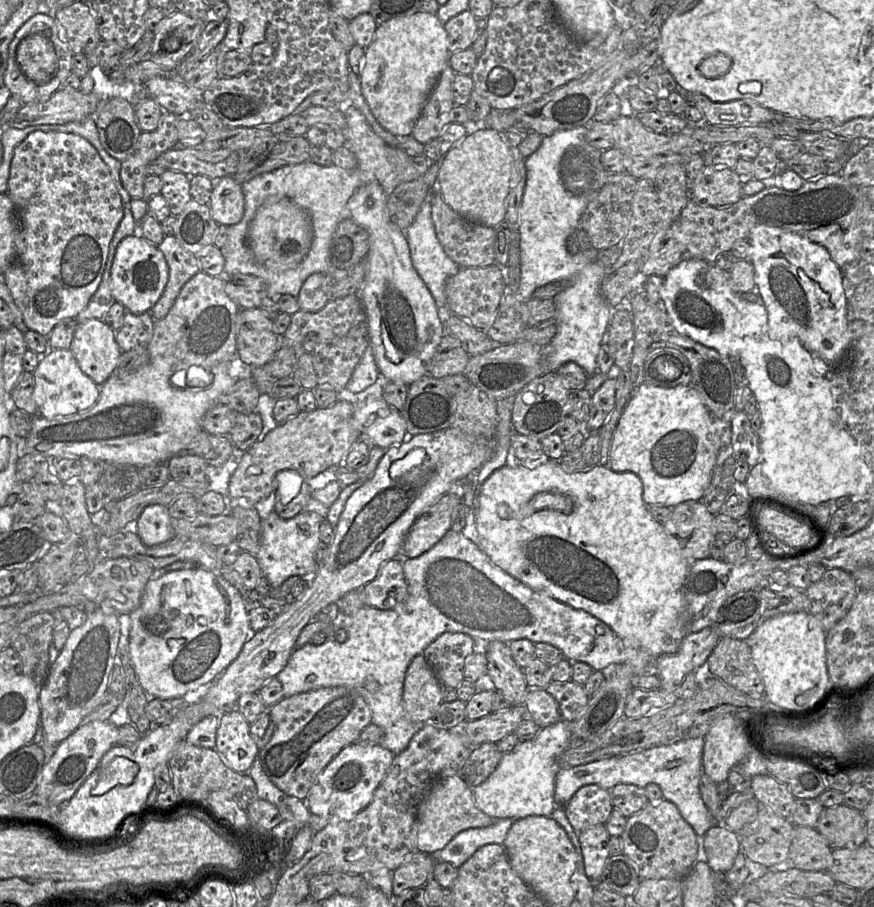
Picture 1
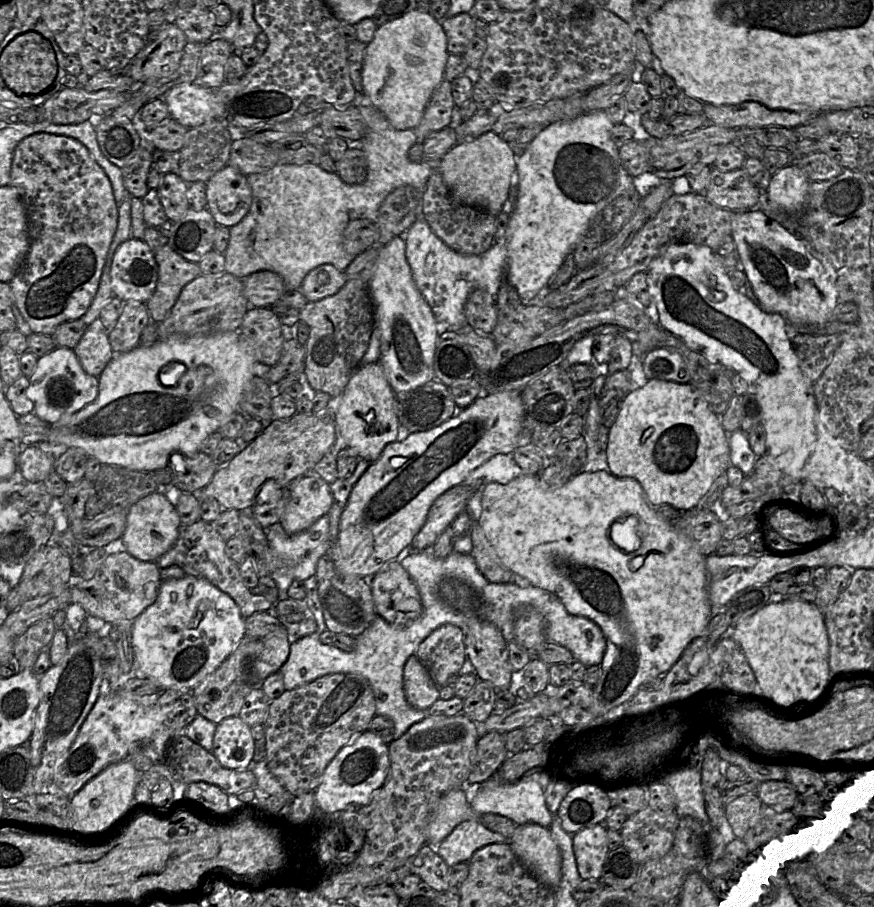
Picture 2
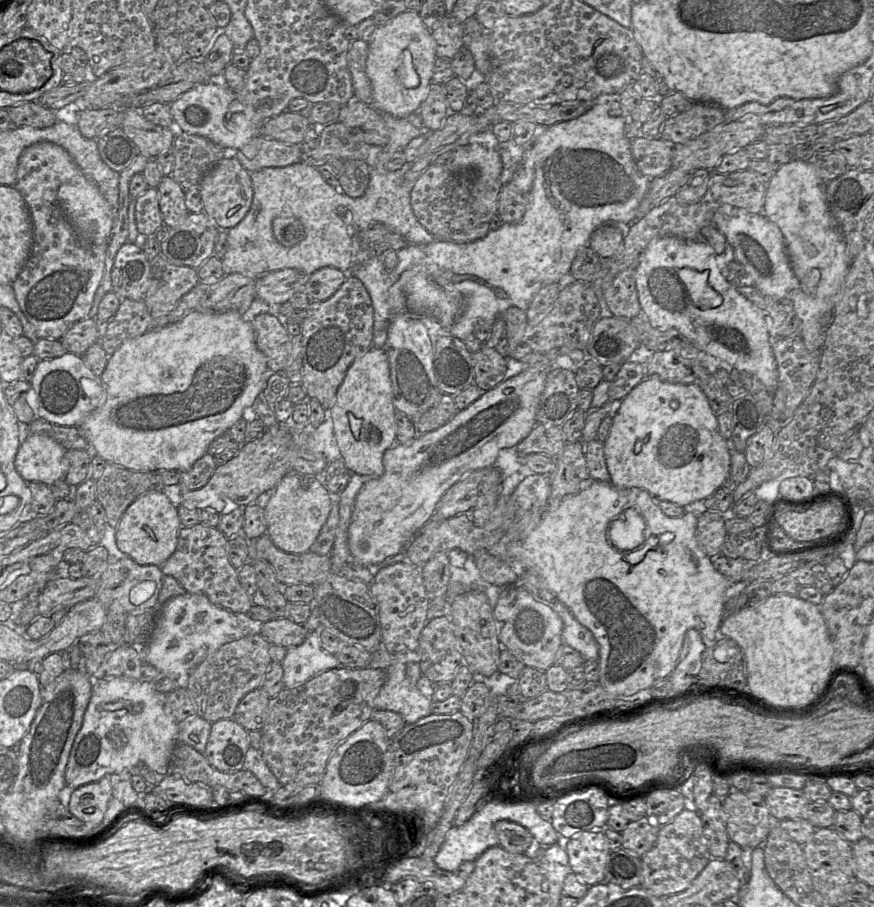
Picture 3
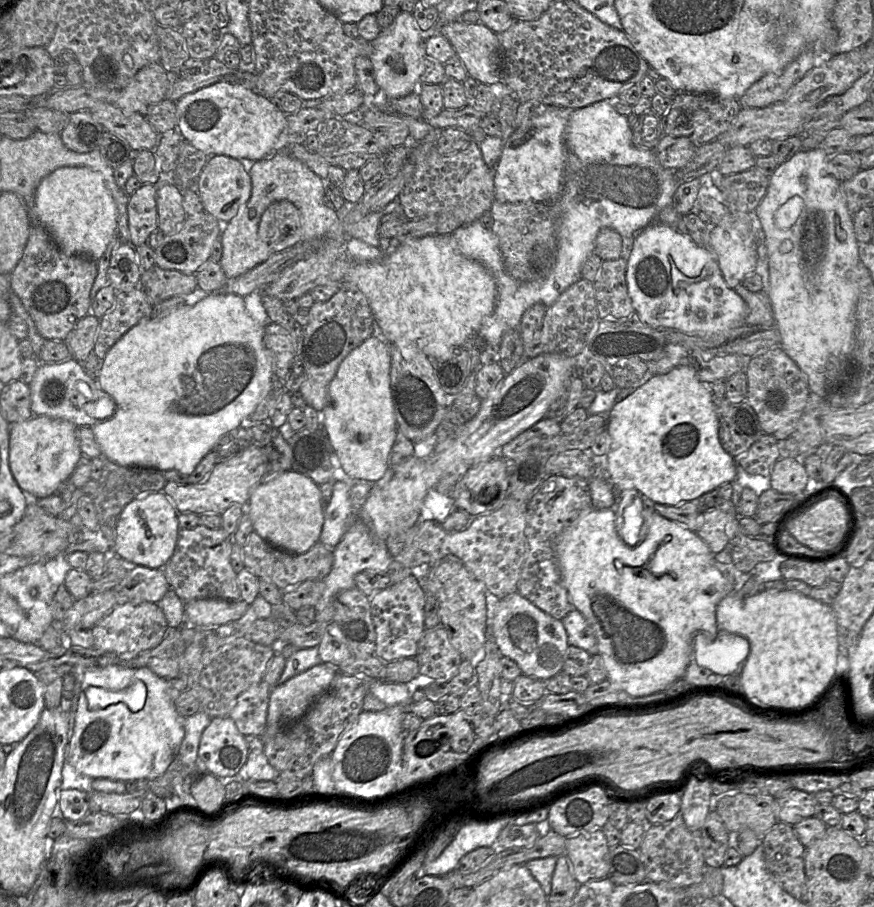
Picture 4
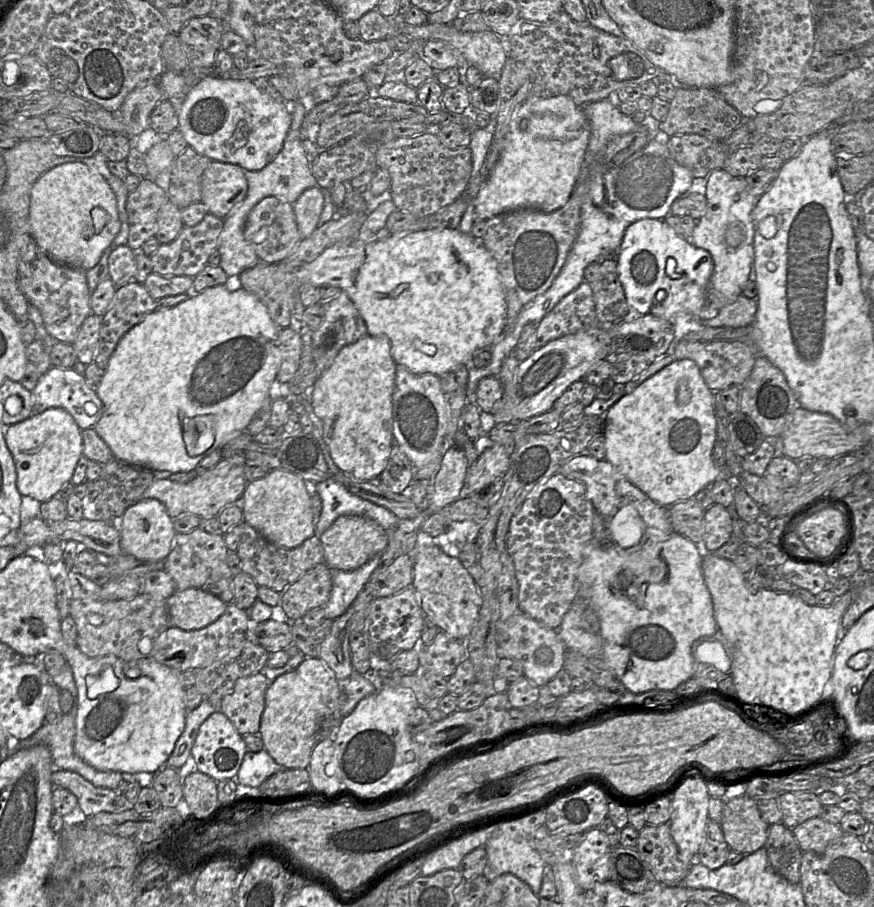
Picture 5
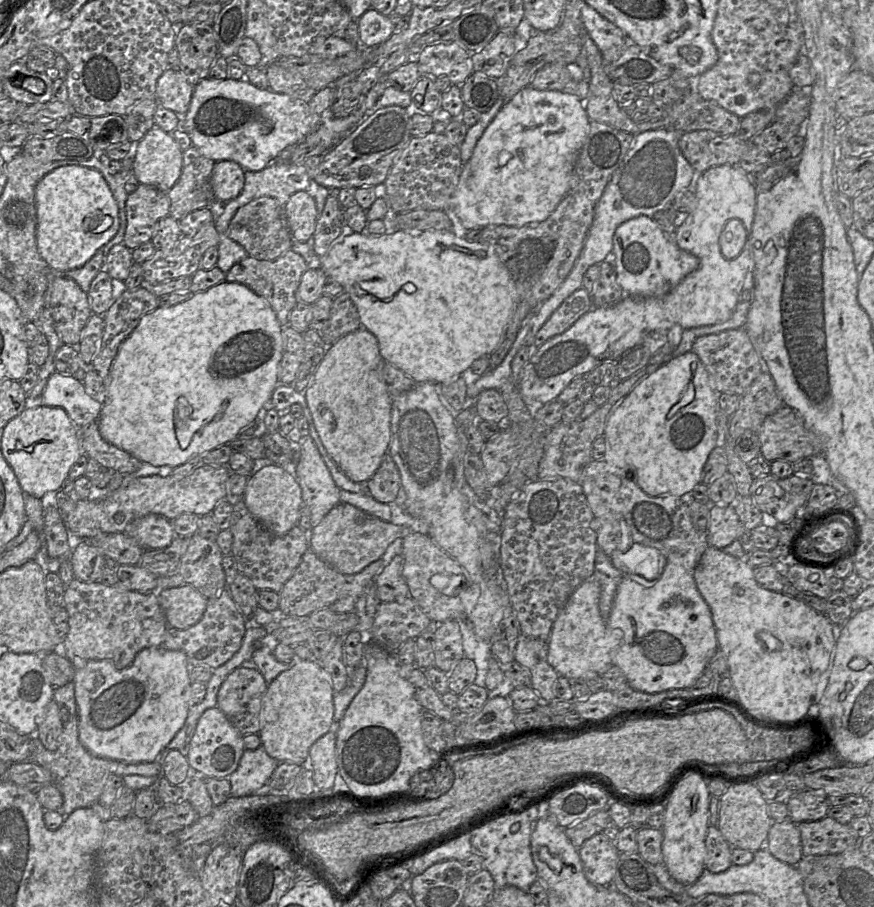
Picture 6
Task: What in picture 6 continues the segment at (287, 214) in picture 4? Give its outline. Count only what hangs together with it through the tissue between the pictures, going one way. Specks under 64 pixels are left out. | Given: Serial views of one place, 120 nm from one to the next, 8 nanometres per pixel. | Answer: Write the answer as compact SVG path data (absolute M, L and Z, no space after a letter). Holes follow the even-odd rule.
M268 196L259 197L240 207L229 223L227 236L241 245L249 256L262 260L276 259L291 249L292 244L283 206Z

